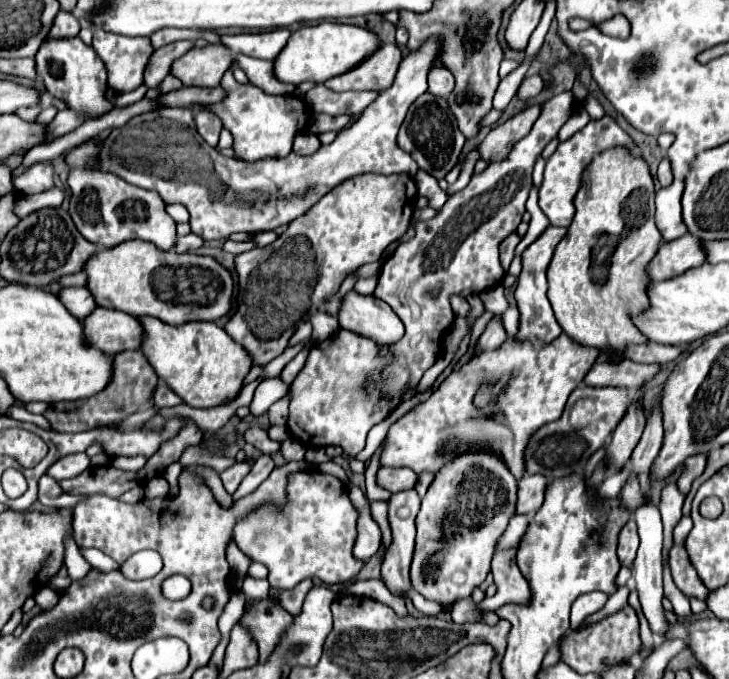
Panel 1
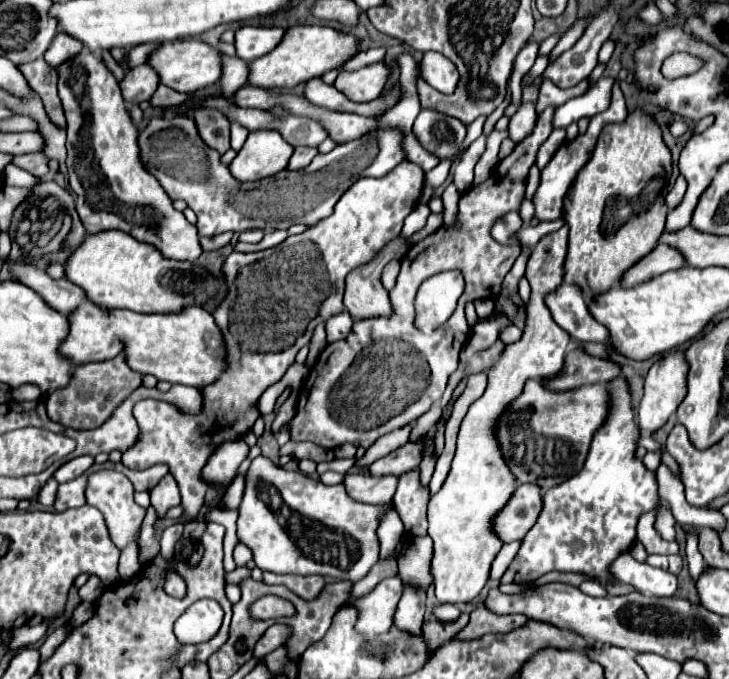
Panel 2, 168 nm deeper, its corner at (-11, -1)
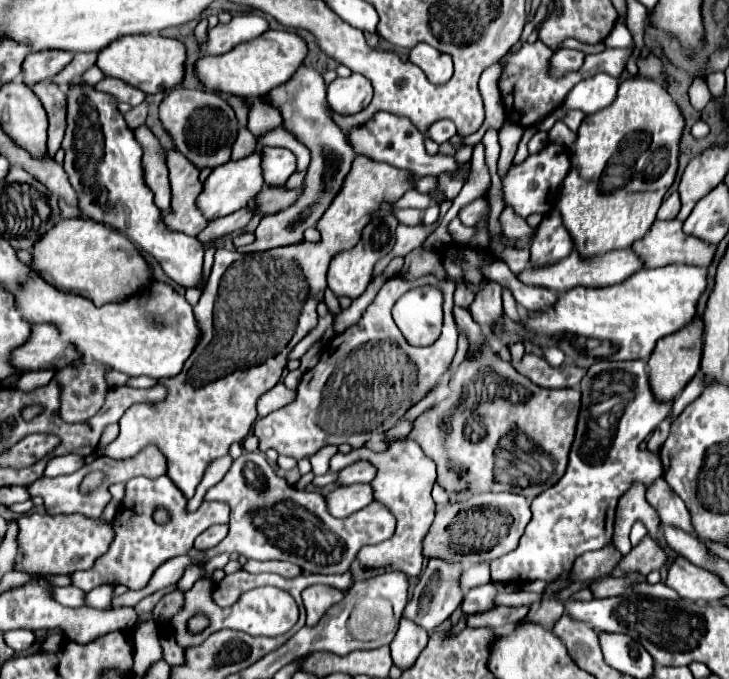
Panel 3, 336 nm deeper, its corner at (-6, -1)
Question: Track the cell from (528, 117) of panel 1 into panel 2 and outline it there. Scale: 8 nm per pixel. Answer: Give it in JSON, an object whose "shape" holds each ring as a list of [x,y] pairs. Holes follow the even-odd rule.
{"shape":[[[585,78],[583,82],[579,82],[573,88],[561,90],[557,88],[553,82],[543,82],[541,84],[541,92],[539,92],[539,102],[537,102],[537,112],[543,112],[547,106],[555,106],[555,104],[565,104],[567,100],[583,94],[589,86],[589,78]]]}

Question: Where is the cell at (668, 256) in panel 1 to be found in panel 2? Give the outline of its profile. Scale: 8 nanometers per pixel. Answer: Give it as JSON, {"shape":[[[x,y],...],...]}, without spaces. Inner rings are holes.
{"shape":[[[657,244],[655,250],[651,250],[651,254],[643,256],[639,262],[635,262],[635,266],[631,266],[631,270],[627,270],[627,274],[623,274],[621,286],[629,288],[635,284],[647,282],[667,270],[675,270],[681,266],[685,266],[685,262],[675,248],[667,244]]]}

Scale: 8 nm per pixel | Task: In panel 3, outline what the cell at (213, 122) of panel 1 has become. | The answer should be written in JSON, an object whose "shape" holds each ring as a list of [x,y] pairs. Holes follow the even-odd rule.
{"shape":[[[182,86],[174,88],[160,104],[160,120],[166,132],[174,138],[174,144],[182,154],[188,154],[198,168],[216,168],[230,160],[230,146],[236,138],[238,120],[228,102],[218,94],[204,90],[186,90]]]}

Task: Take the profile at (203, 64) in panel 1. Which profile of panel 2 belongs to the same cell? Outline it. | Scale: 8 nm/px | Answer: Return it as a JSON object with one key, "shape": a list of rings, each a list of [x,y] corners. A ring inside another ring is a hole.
{"shape":[[[179,40],[179,42],[163,42],[153,52],[147,64],[159,74],[159,84],[165,84],[177,92],[197,92],[209,88],[221,80],[221,60],[217,48],[201,40]]]}

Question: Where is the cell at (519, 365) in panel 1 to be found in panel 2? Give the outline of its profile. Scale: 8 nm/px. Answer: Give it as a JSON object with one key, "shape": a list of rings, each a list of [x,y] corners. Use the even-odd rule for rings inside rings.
{"shape":[[[417,442],[417,444],[405,444],[393,452],[389,452],[387,456],[375,460],[371,466],[369,466],[369,472],[373,476],[399,476],[415,466],[419,466],[421,462],[421,446],[423,442]]]}

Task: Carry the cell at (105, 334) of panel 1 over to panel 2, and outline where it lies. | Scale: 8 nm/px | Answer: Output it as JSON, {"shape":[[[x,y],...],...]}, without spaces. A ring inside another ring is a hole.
{"shape":[[[83,300],[79,310],[67,316],[71,326],[67,338],[59,344],[59,352],[75,366],[117,356],[123,350],[123,344],[107,332],[107,316],[109,314],[105,314],[103,308]]]}

